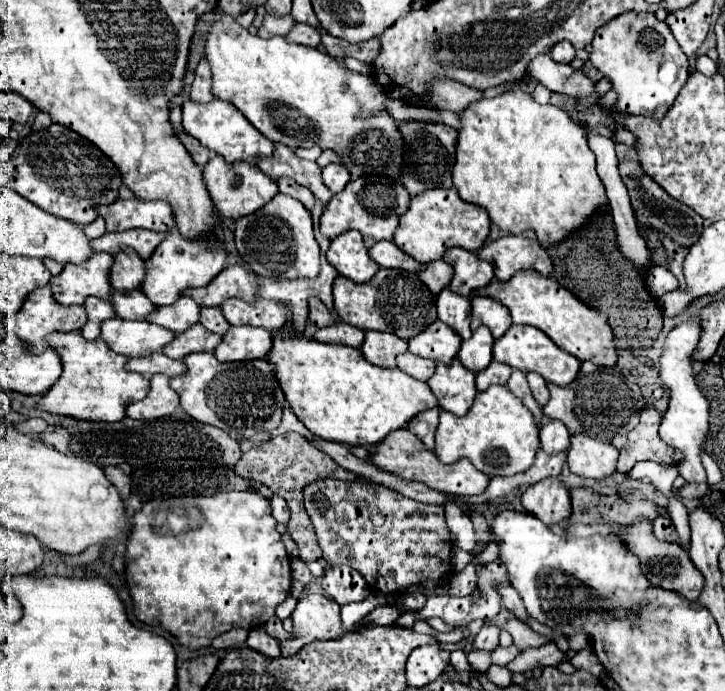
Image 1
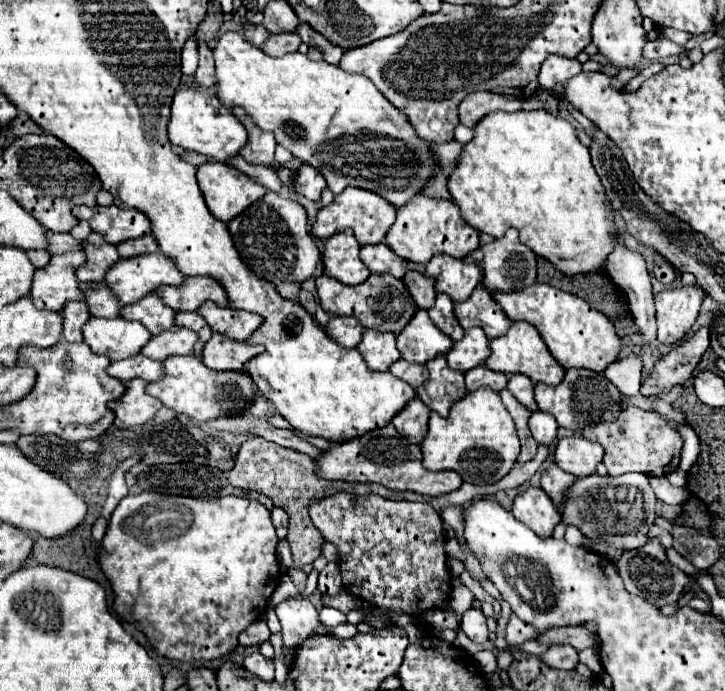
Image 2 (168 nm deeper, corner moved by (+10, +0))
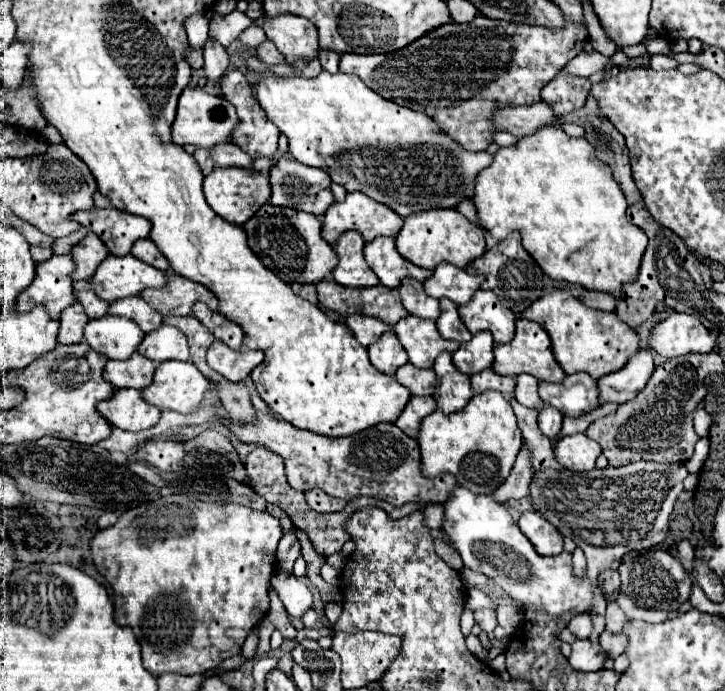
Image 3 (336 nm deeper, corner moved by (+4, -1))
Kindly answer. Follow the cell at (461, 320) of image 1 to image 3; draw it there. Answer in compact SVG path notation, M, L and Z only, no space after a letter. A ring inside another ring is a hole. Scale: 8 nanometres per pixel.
M441 298L439 300L439 308L441 308L441 316L437 318L439 334L443 338L457 340L457 342L471 340L471 332L467 330L467 326L461 322L461 318L457 314L457 304L451 302L449 298Z

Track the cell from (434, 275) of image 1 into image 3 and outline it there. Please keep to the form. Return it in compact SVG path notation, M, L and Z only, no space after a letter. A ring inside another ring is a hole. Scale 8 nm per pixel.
M403 278L399 284L399 296L409 314L415 314L419 318L437 320L439 318L439 302L425 294L423 284L413 278Z

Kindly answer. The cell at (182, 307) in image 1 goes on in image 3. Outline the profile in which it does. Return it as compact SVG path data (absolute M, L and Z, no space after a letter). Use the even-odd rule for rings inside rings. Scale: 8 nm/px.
M141 296L111 302L109 304L109 314L125 316L125 318L133 320L143 332L151 332L151 330L159 328L161 320L163 320L163 316L159 312L155 312Z

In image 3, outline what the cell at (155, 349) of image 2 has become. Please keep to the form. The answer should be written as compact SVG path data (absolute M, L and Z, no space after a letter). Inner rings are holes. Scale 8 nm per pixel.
M161 324L155 332L145 334L137 352L155 362L189 360L187 338L175 326L167 326L167 324Z

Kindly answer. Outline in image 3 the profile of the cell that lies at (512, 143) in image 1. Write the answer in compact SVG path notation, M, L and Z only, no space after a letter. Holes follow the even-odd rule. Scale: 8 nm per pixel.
M545 126L533 136L521 138L515 146L501 148L493 164L477 176L473 202L481 226L495 240L505 240L509 232L517 230L523 238L523 248L553 280L581 284L587 290L607 292L619 298L619 288L639 274L647 236L625 218L627 200L623 190L611 176L611 170L595 156L593 146L585 138L567 136L559 126Z

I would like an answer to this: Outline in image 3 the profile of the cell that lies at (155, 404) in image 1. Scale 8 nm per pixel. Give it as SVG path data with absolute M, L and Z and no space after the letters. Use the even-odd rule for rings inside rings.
M133 388L115 390L109 400L103 400L97 404L97 410L103 418L109 420L111 426L117 426L129 432L147 430L155 426L161 416L161 410L147 404L141 398L141 392Z

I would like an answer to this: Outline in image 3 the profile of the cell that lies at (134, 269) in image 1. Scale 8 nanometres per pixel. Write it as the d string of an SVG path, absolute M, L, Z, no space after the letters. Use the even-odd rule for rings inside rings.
M87 232L69 254L75 260L75 272L71 272L73 280L91 280L95 268L109 256L107 246L95 236L93 232Z

